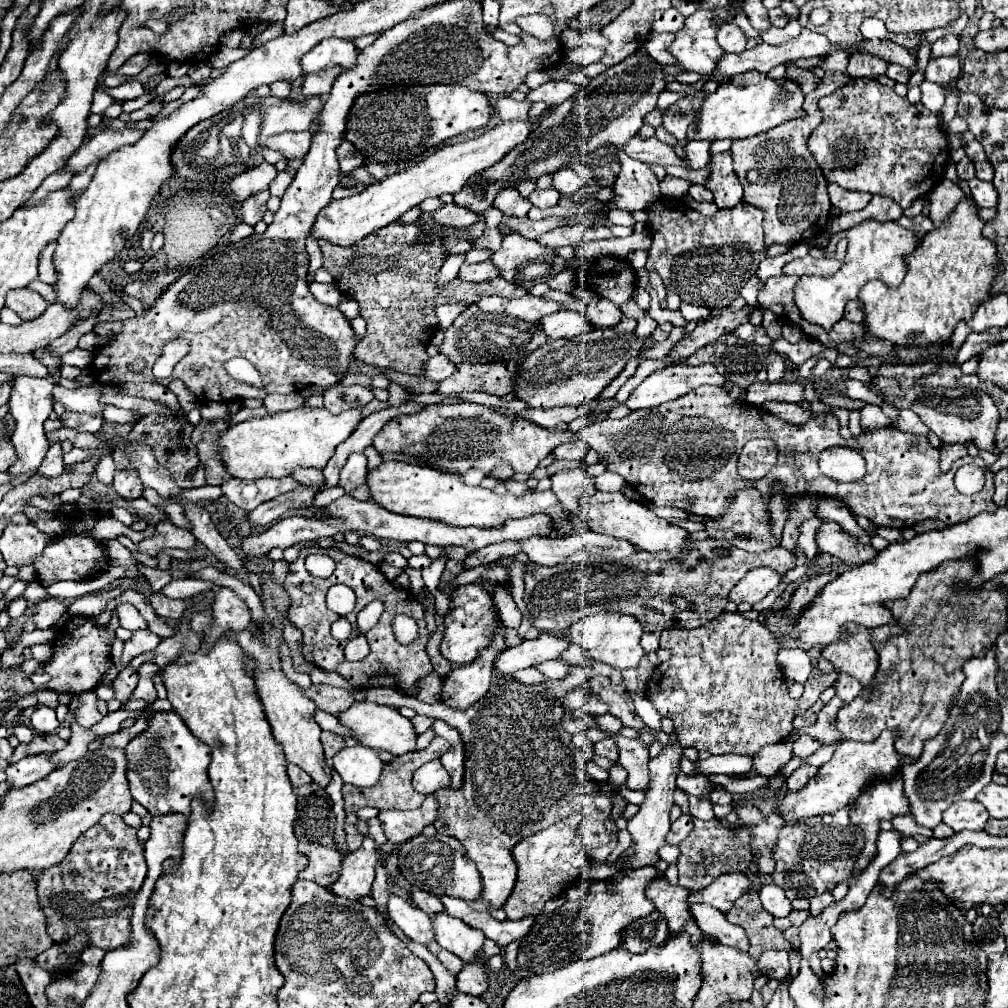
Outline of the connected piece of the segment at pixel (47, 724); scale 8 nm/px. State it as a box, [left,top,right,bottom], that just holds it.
[30,706,60,734]

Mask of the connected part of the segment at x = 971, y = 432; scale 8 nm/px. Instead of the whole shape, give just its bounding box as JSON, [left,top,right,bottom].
[848,364,1000,452]

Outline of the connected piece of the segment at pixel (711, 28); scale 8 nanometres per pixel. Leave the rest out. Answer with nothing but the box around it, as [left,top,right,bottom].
[666,10,726,74]

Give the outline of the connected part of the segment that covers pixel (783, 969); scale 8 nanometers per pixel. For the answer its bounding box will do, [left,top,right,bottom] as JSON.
[758,950,790,980]

